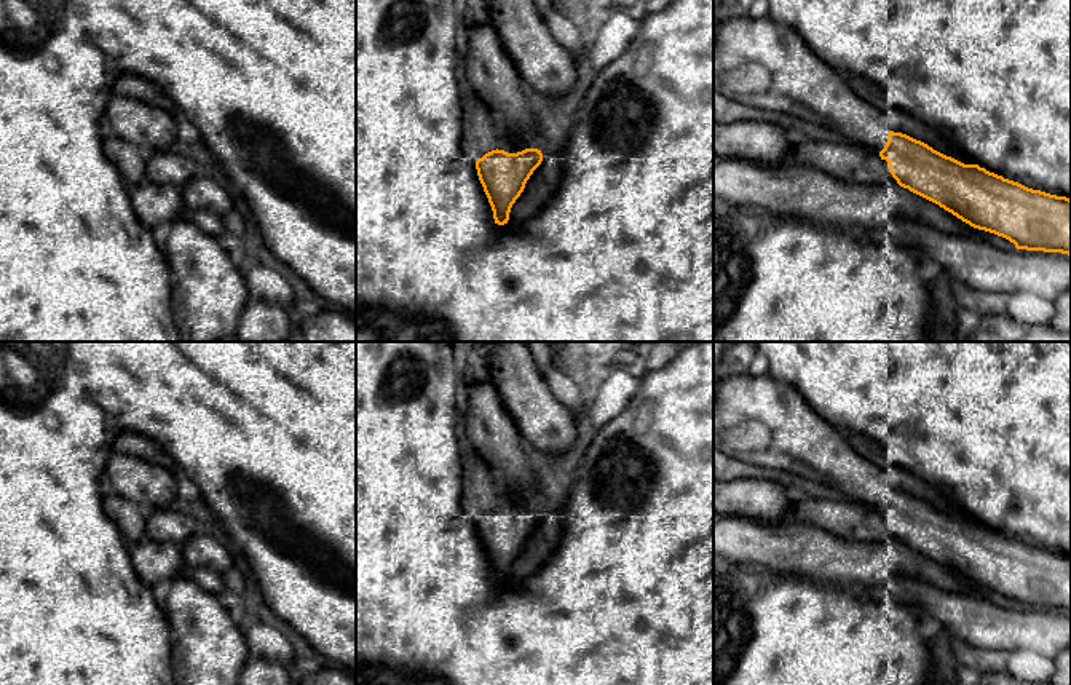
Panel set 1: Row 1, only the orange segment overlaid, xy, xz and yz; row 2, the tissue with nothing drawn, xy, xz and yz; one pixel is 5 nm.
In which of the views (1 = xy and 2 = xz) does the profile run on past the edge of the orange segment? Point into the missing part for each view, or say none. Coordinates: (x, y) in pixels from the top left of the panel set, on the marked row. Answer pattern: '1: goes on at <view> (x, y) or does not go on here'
1: does not go on here
2: goes on at xz (506, 144)

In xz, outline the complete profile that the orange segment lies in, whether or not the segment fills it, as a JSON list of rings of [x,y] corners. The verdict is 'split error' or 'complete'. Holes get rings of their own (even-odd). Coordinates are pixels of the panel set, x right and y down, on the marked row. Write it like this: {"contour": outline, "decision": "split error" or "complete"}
{"contour": [[[503,137],[496,150],[476,161],[477,176],[492,206],[495,224],[508,224],[512,204],[541,161],[541,150],[525,148],[509,137]]], "decision": "split error"}

